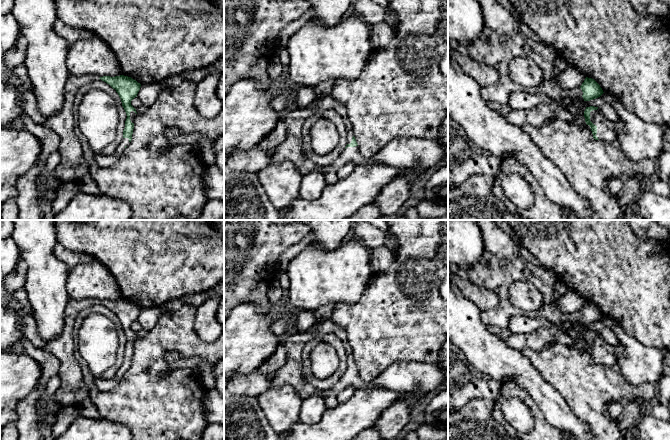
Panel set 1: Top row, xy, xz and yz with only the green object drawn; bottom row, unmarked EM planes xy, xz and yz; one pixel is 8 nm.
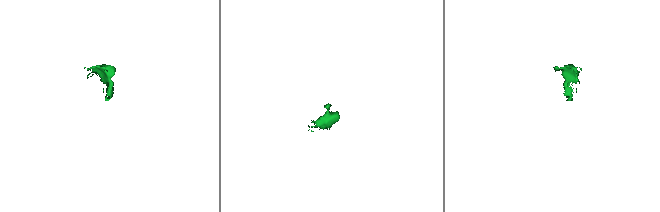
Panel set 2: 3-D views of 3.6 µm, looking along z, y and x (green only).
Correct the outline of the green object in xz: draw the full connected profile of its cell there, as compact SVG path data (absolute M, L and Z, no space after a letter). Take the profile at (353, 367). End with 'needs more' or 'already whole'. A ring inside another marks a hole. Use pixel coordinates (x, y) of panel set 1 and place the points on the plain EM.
M314 324L305 332L295 332L286 335L283 339L283 344L286 349L286 361L275 372L275 376L271 380L271 386L279 388L289 384L302 400L314 395L323 398L336 396L350 385L355 386L357 389L370 389L375 386L381 386L402 392L414 390L430 392L435 390L445 379L440 368L436 365L398 361L388 366L372 381L364 382L359 376L358 368L353 359L346 330L340 326ZM327 333L335 334L343 342L347 356L347 369L333 387L318 389L309 384L303 375L301 365L302 348L305 343Z | needs more

